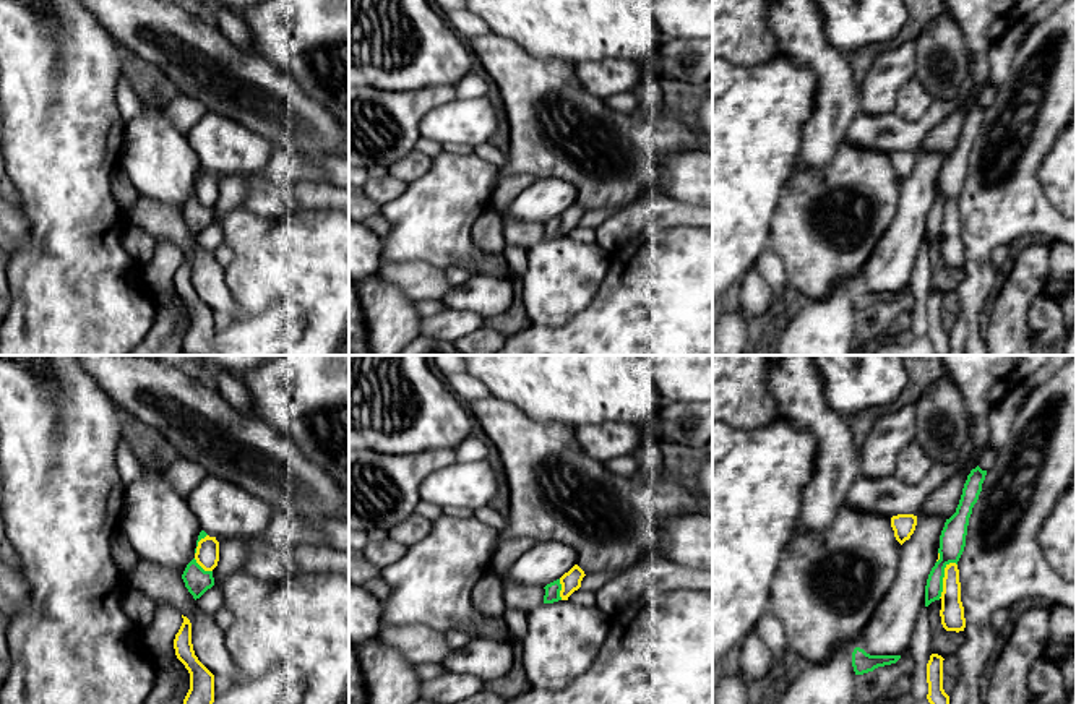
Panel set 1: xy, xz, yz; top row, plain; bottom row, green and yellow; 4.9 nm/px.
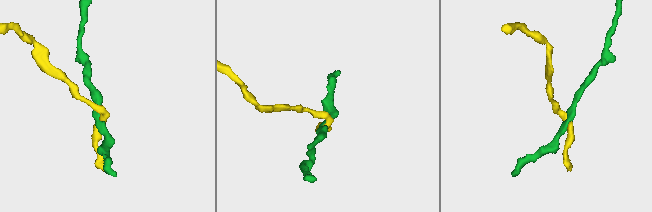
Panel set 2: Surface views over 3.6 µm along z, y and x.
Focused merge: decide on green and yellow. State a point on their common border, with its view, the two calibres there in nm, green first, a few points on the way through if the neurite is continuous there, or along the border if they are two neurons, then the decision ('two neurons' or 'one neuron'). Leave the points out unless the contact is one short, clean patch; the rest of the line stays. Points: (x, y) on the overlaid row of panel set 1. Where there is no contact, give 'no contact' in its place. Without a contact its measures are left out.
yz (943, 576) | 130/120 nm | along yz (955, 562), (945, 568), (943, 591), (938, 597) | two neurons

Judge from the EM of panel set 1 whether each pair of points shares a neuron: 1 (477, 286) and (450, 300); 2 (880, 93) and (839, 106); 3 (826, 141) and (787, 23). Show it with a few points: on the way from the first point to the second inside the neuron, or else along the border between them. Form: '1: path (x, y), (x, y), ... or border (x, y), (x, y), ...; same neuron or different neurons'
1: path (471, 292), (466, 297), (456, 299); same neuron
2: border (859, 85), (862, 111); different neurons
3: path (828, 112), (828, 64), (817, 52); same neuron

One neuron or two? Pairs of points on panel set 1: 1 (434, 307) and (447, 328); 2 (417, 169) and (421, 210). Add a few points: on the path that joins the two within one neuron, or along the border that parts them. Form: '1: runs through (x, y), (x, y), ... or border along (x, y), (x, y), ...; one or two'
1: border along (445, 309), (422, 318); two
2: border along (434, 159), (408, 185); two

